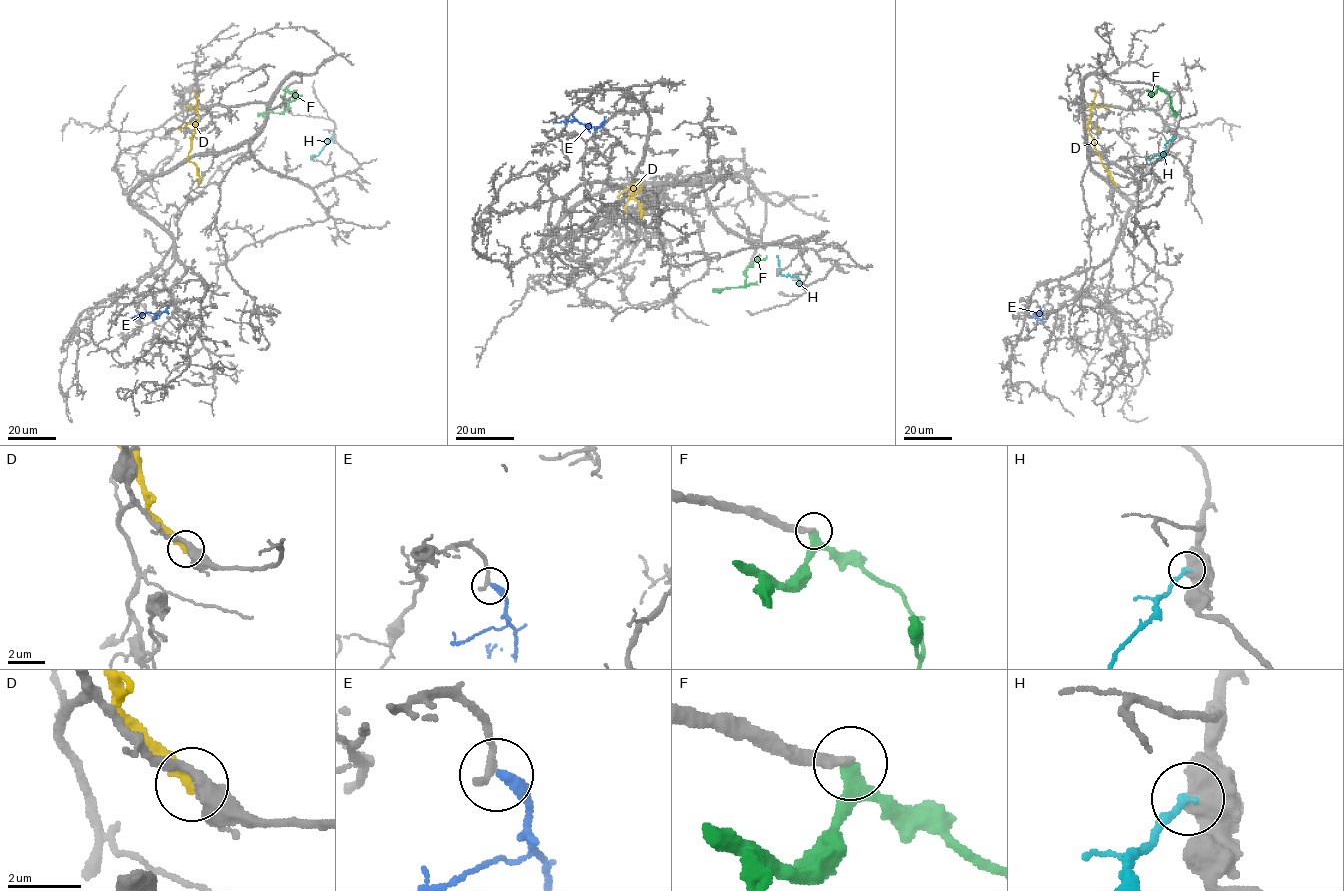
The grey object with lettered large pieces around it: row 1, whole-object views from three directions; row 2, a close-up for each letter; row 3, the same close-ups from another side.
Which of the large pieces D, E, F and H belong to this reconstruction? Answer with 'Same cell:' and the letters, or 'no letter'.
Same cell: E

